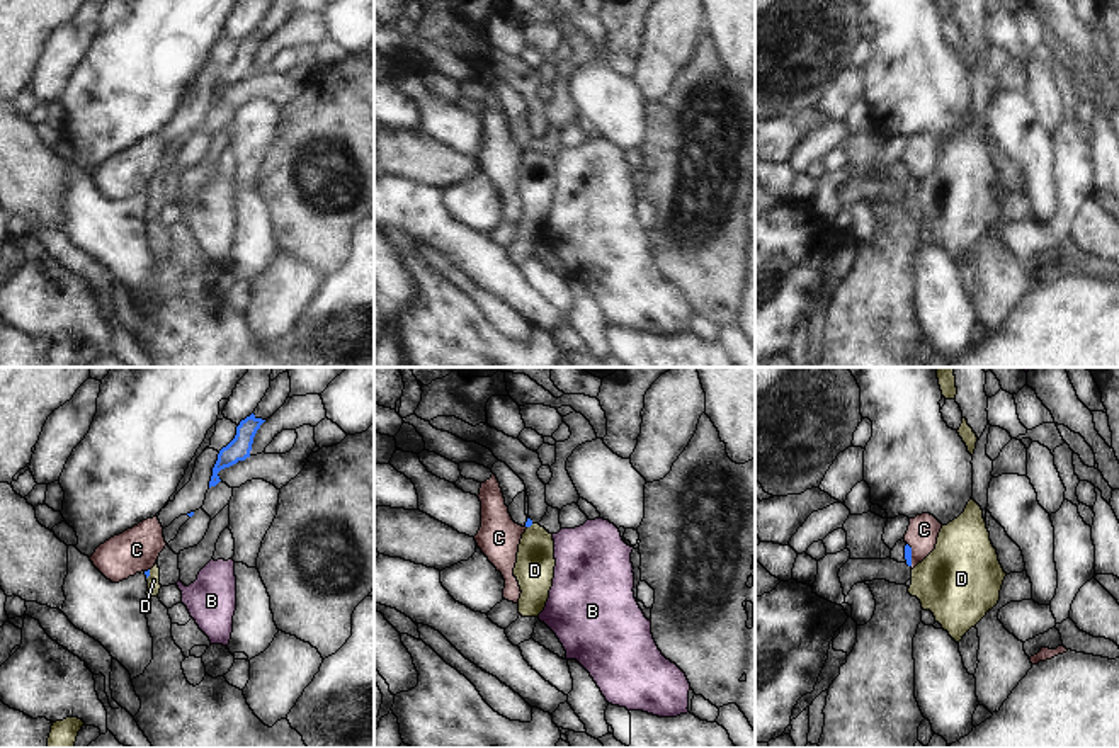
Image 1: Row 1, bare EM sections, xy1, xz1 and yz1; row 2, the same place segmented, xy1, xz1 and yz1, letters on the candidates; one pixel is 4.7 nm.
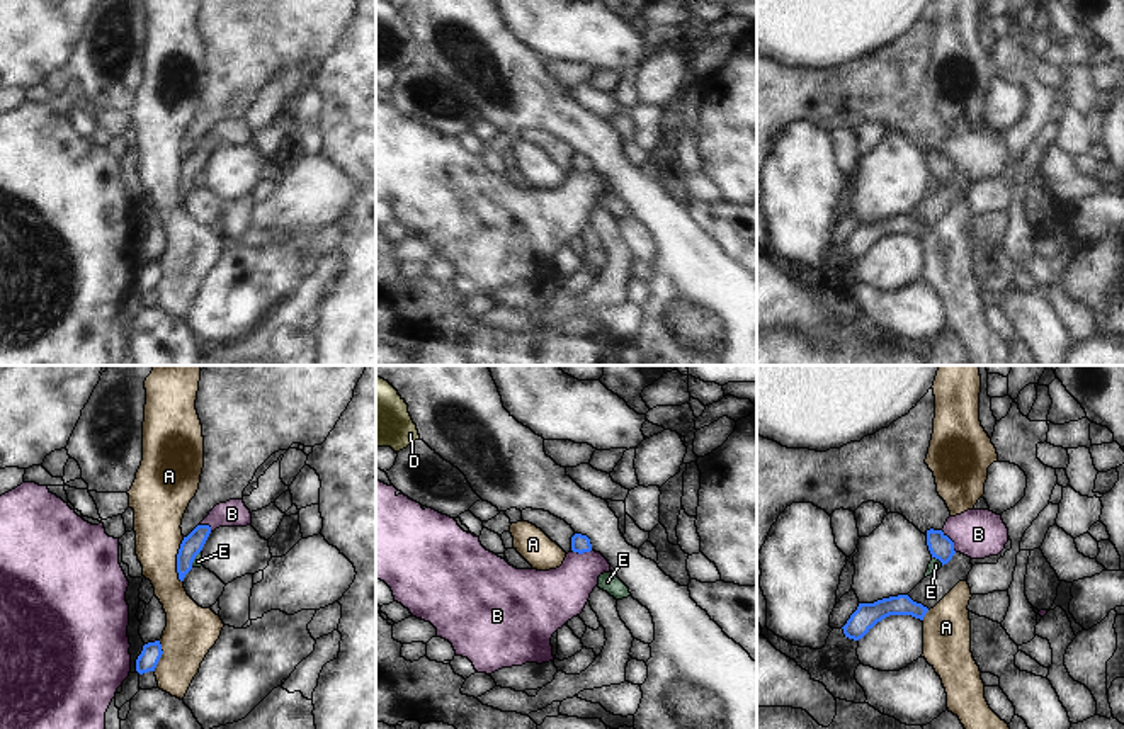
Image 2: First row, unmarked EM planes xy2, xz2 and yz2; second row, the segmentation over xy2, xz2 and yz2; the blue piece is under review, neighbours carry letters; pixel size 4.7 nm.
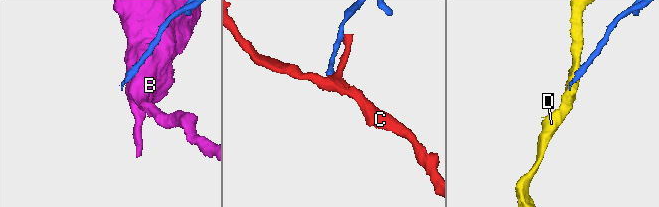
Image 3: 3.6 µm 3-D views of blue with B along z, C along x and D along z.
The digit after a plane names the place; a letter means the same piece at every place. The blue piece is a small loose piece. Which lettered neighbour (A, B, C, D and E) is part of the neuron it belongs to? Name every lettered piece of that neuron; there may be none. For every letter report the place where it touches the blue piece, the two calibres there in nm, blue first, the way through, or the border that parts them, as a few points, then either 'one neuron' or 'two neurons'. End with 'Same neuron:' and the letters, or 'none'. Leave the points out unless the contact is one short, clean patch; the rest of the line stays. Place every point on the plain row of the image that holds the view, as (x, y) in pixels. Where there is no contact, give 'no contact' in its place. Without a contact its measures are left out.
A: meets blue in xy2 at (177, 179); 100 nm thick on the blue side, 240 nm on the other; two neurons
B: meets blue in yz2 at (951, 160); 120 nm thick on the blue side, 240 nm on the other; border along yz2 (941, 150), (956, 170); two neurons
C: meets blue in yz1 at (910, 174); 30 nm thick on the blue side, 150 nm on the other; border along yz1 (907, 162), (912, 172), (912, 184); two neurons
D: meets blue in xy1 at (148, 194); 20 nm thick on the blue side, 60 nm on the other; border along xy1 (150, 189), (147, 198); two neurons
E: meets blue in yz2 at (937, 177); 120 nm thick on the blue side, 60 nm on the other; two neurons
Same neuron: none

